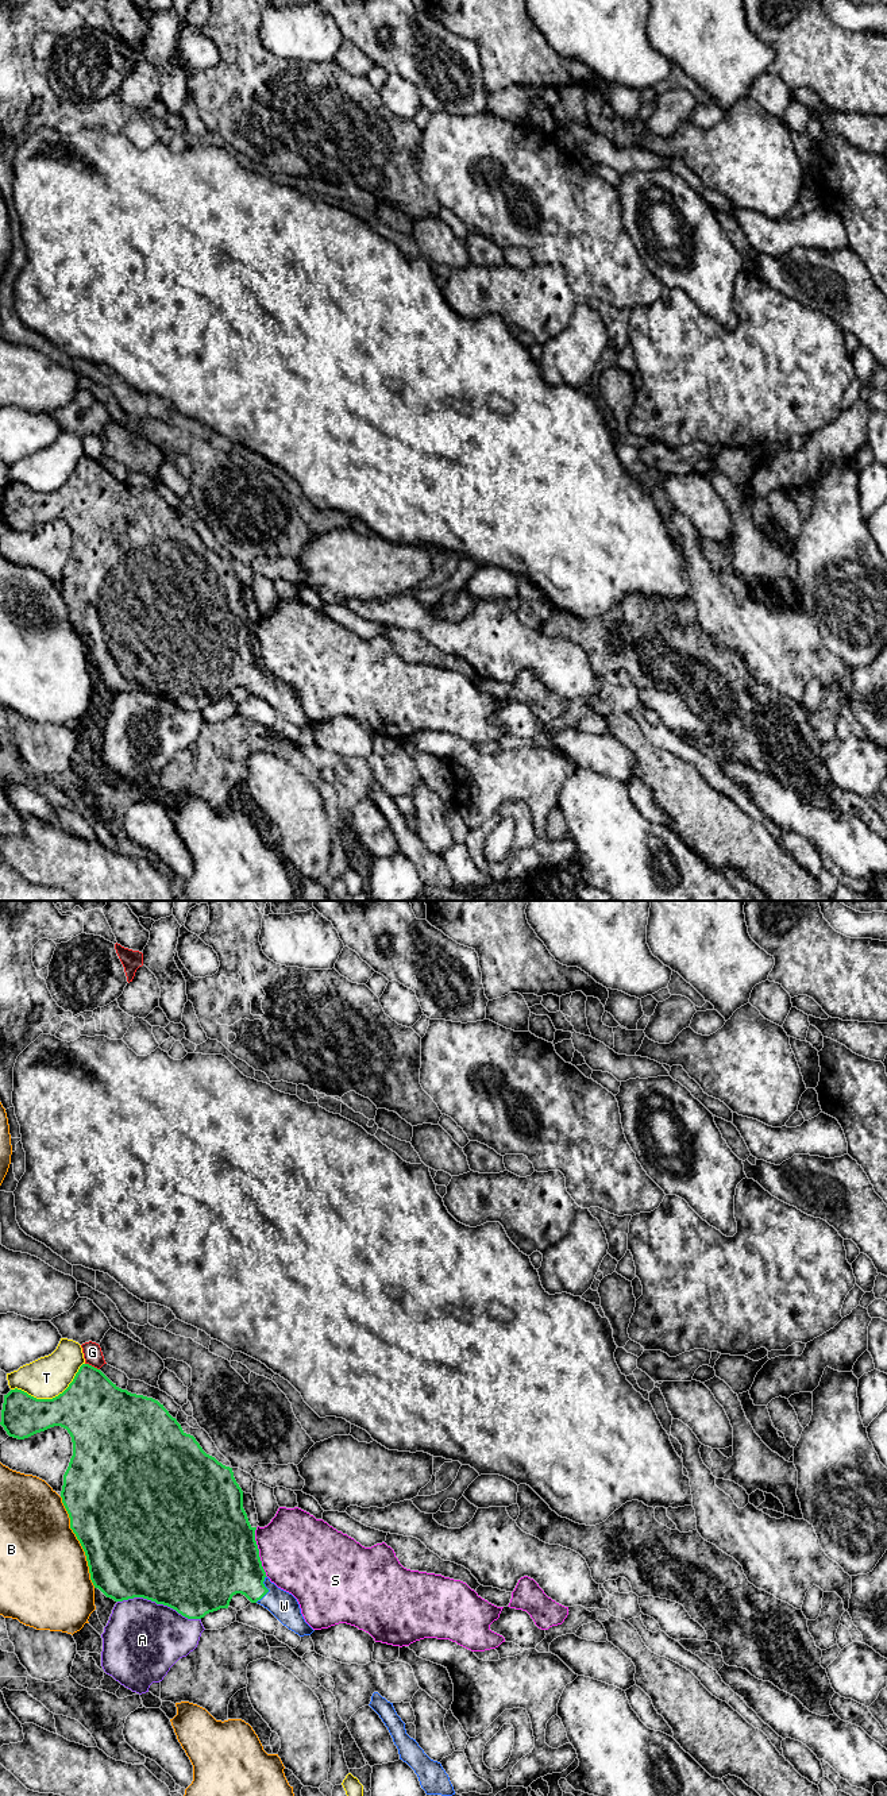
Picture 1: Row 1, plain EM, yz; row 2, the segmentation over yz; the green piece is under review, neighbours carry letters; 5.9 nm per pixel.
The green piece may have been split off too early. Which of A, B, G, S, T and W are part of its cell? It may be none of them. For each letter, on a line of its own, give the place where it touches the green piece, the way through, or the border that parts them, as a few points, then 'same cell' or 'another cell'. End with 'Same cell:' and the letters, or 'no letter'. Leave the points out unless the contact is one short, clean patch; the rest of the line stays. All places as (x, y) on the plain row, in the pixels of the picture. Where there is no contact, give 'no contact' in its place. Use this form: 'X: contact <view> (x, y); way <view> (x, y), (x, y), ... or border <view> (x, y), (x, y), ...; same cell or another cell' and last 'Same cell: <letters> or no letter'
A: contact yz (159, 696); another cell
B: contact yz (80, 635); another cell
G: contact yz (91, 458); border yz (85, 455), (99, 462); another cell
S: contact yz (258, 644); another cell
T: contact yz (50, 492); another cell
W: contact yz (267, 682); way yz (234, 658), (259, 682), (267, 682), (284, 698); same cell
Same cell: W

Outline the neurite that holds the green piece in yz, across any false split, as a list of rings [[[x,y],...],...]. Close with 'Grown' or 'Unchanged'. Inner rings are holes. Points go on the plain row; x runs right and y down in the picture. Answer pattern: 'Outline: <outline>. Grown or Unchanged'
Outline: [[[82,456],[69,479],[53,492],[36,492],[22,482],[11,482],[4,487],[0,517],[9,529],[18,532],[28,531],[54,519],[61,519],[70,527],[73,548],[63,567],[61,590],[70,610],[70,621],[85,644],[90,672],[95,681],[99,681],[107,690],[111,690],[115,694],[143,690],[155,694],[157,697],[167,698],[188,712],[201,712],[209,705],[228,701],[232,689],[242,686],[251,695],[258,695],[267,701],[284,718],[300,729],[311,728],[315,724],[305,714],[297,691],[292,686],[278,681],[266,668],[255,633],[257,620],[252,620],[248,614],[247,606],[243,601],[243,583],[234,570],[232,560],[223,558],[215,550],[207,547],[196,531],[186,527],[177,512],[173,510],[158,493],[122,482],[100,462],[89,456]]]. Grown

